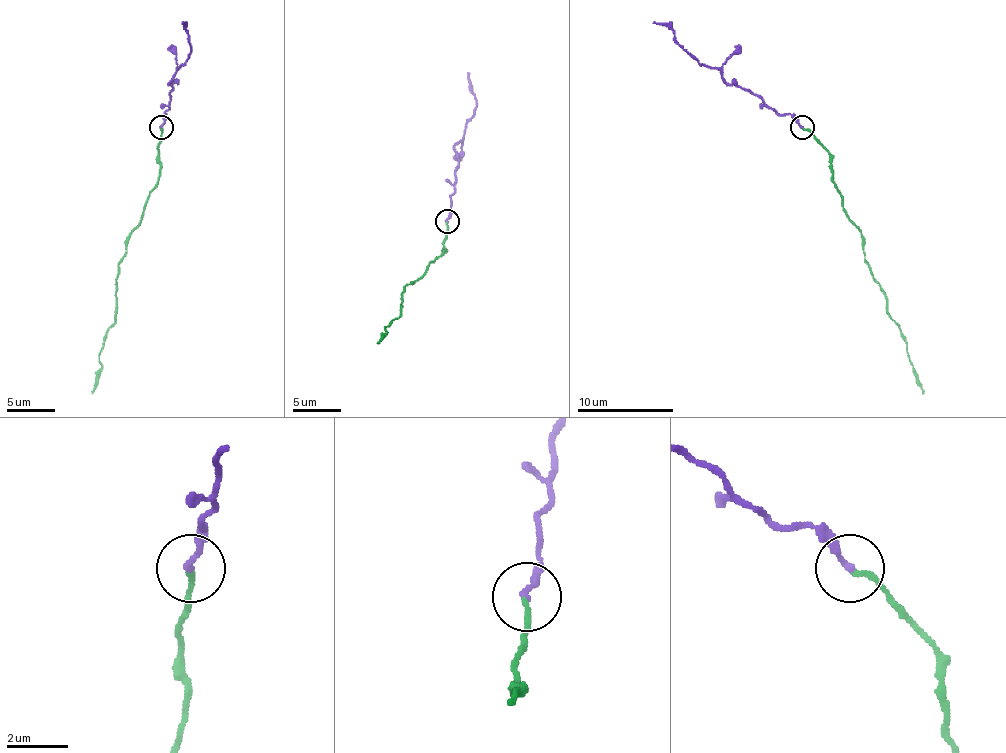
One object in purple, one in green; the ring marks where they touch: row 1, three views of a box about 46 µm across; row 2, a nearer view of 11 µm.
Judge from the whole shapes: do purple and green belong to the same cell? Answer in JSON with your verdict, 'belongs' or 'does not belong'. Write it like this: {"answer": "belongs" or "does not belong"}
{"answer": "belongs"}

